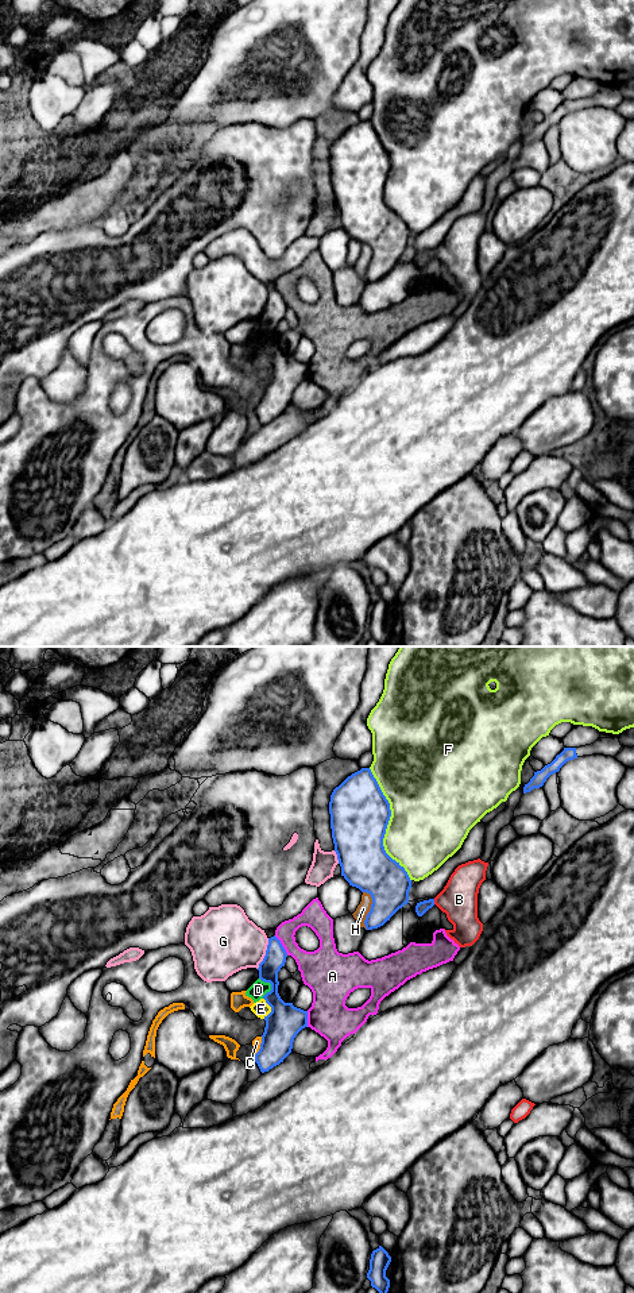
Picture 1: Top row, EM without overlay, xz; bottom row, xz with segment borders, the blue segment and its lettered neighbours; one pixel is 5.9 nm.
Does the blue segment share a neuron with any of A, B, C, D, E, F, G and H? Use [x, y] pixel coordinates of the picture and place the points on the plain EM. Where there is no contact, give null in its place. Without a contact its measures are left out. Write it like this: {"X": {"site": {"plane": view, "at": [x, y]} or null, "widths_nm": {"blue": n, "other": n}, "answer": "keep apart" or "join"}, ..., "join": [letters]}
{"A": {"site": {"plane": "xz", "at": [281, 297]}, "widths_nm": {"blue": 130, "other": 200}, "answer": "keep apart"}, "B": {"site": {"plane": "xz", "at": [433, 254]}, "widths_nm": {"blue": 70, "other": 220}, "answer": "keep apart"}, "C": {"site": {"plane": "xz", "at": [261, 400]}, "widths_nm": {"blue": 200, "other": 50}, "answer": "keep apart"}, "D": {"site": {"plane": "xz", "at": [271, 338]}, "widths_nm": {"blue": 200, "other": 100}, "answer": "keep apart"}, "E": {"site": {"plane": "xz", "at": [271, 361]}, "widths_nm": {"blue": 200, "other": 100}, "answer": "keep apart"}, "F": {"site": {"plane": "xz", "at": [387, 176]}, "widths_nm": {"blue": 360, "other": 460}, "answer": "keep apart"}, "G": {"site": {"plane": "xz", "at": [266, 305]}, "widths_nm": {"blue": 130, "other": 380}, "answer": "keep apart"}, "H": {"site": {"plane": "xz", "at": [371, 261]}, "widths_nm": {"blue": 280, "other": 80}, "answer": "keep apart"}, "join": []}

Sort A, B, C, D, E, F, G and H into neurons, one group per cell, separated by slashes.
A C D E / B / F / G / H

